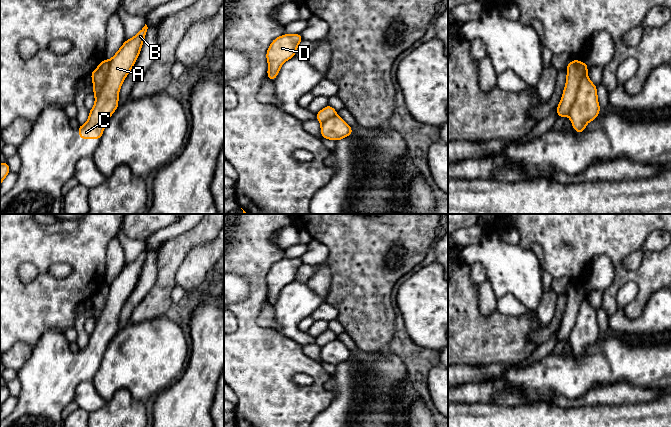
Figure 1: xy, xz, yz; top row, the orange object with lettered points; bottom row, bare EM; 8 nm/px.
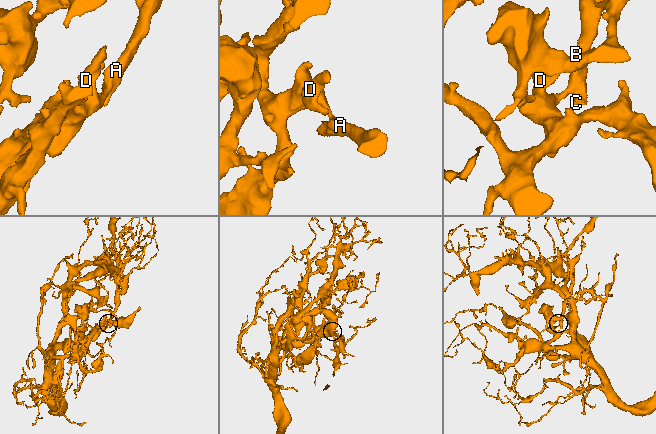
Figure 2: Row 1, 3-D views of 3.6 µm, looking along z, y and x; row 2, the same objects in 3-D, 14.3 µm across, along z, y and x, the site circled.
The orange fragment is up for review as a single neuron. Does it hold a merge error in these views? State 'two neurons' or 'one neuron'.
two neurons

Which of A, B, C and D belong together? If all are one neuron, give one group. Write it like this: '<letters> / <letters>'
A B C / D

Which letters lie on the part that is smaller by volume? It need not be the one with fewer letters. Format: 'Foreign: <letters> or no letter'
Foreign: A, B, C

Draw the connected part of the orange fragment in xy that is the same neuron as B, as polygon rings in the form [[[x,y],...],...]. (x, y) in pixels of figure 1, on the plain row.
[[[145,248],[145,250],[134,261],[129,264],[125,264],[120,273],[109,284],[109,292],[107,295],[105,306],[102,309],[101,315],[95,319],[95,328],[89,335],[88,344],[84,349],[77,351],[80,363],[101,363],[107,345],[119,331],[118,322],[120,312],[126,300],[129,298],[135,286],[137,285],[143,265],[146,260],[147,253],[148,251]]]

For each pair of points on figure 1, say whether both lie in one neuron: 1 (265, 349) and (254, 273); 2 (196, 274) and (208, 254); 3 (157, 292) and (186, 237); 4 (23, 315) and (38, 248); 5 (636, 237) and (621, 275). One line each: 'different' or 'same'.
1: same
2: same
3: same
4: same
5: same

